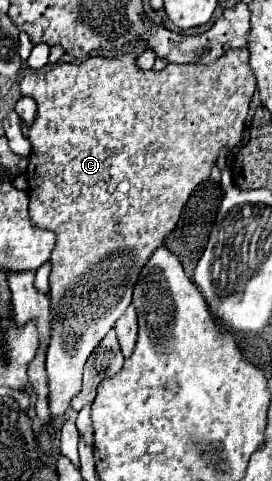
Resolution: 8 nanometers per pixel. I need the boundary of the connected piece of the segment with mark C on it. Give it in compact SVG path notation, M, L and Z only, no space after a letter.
M229 50L227 54L223 54L219 60L215 60L213 64L167 64L165 70L161 72L141 72L135 68L135 60L131 56L123 56L123 58L87 58L81 64L53 64L49 70L45 72L31 72L25 74L21 78L21 94L23 96L31 96L37 102L37 120L29 130L29 140L31 140L31 158L29 158L29 166L25 170L27 176L27 192L29 192L29 216L31 222L35 226L47 228L51 232L55 232L57 236L57 244L51 252L51 276L49 276L49 300L51 300L51 316L53 316L53 332L51 332L51 344L47 350L47 374L49 374L49 408L51 408L51 424L43 426L41 432L41 440L39 446L43 448L43 452L51 452L53 450L53 442L55 442L55 422L63 420L65 410L69 408L69 402L75 394L79 394L81 390L81 374L83 374L83 366L87 362L87 358L91 356L91 352L95 350L95 346L107 336L107 332L115 326L117 318L127 310L127 306L131 304L131 294L133 294L133 286L143 270L143 266L147 264L147 258L151 258L155 248L161 248L165 238L173 232L173 228L179 222L181 210L187 204L189 196L193 194L193 190L203 184L205 180L209 180L211 168L219 158L219 152L225 150L233 150L241 144L243 140L243 130L245 130L245 120L247 120L247 112L249 112L249 102L253 98L255 92L255 76L249 68L249 50Z

